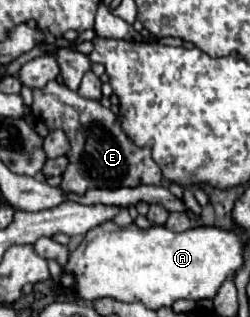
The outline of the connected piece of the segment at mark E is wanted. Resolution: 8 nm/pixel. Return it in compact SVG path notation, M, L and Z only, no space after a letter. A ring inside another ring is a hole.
M49 81L43 89L33 89L33 107L31 113L37 121L43 121L49 131L61 129L71 149L67 153L69 165L63 171L63 179L59 189L63 193L85 193L89 189L119 189L119 187L135 187L135 185L159 185L161 169L151 159L151 151L137 147L121 129L117 115L103 107L99 101L85 99L77 91L67 89L57 81Z

